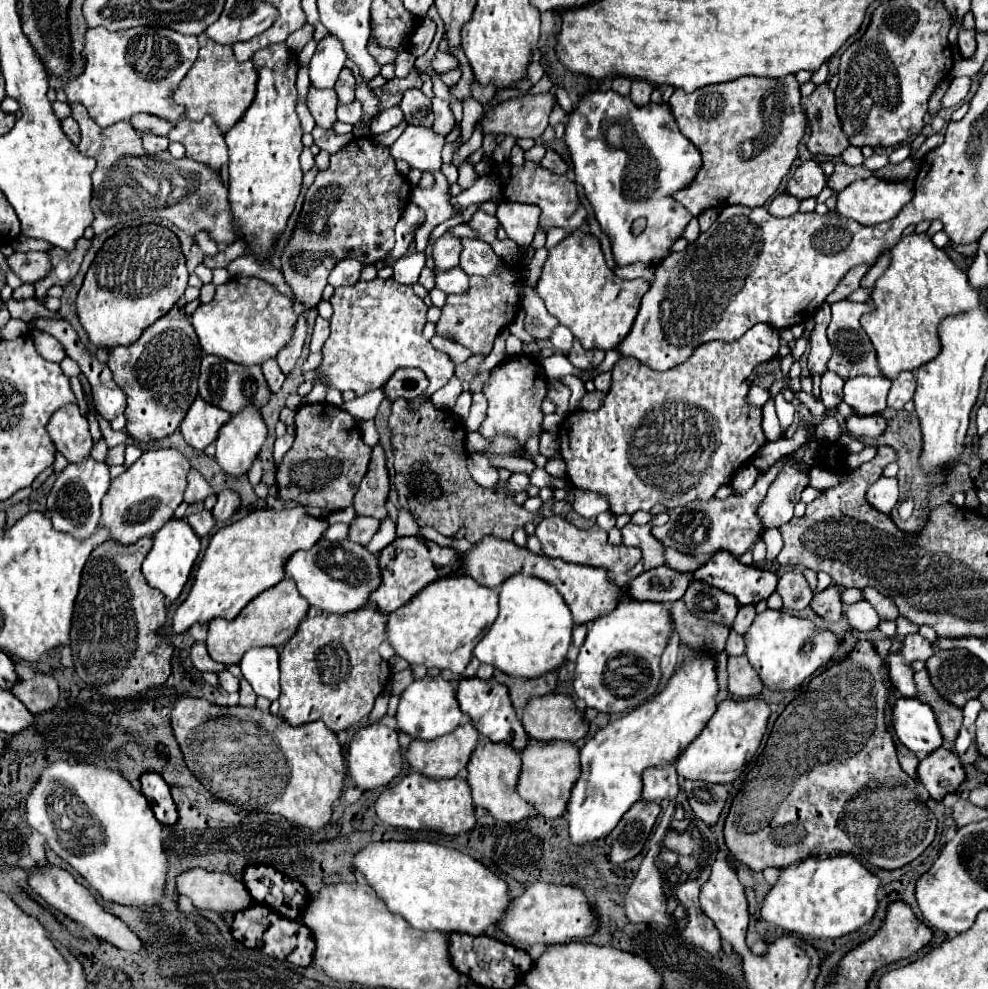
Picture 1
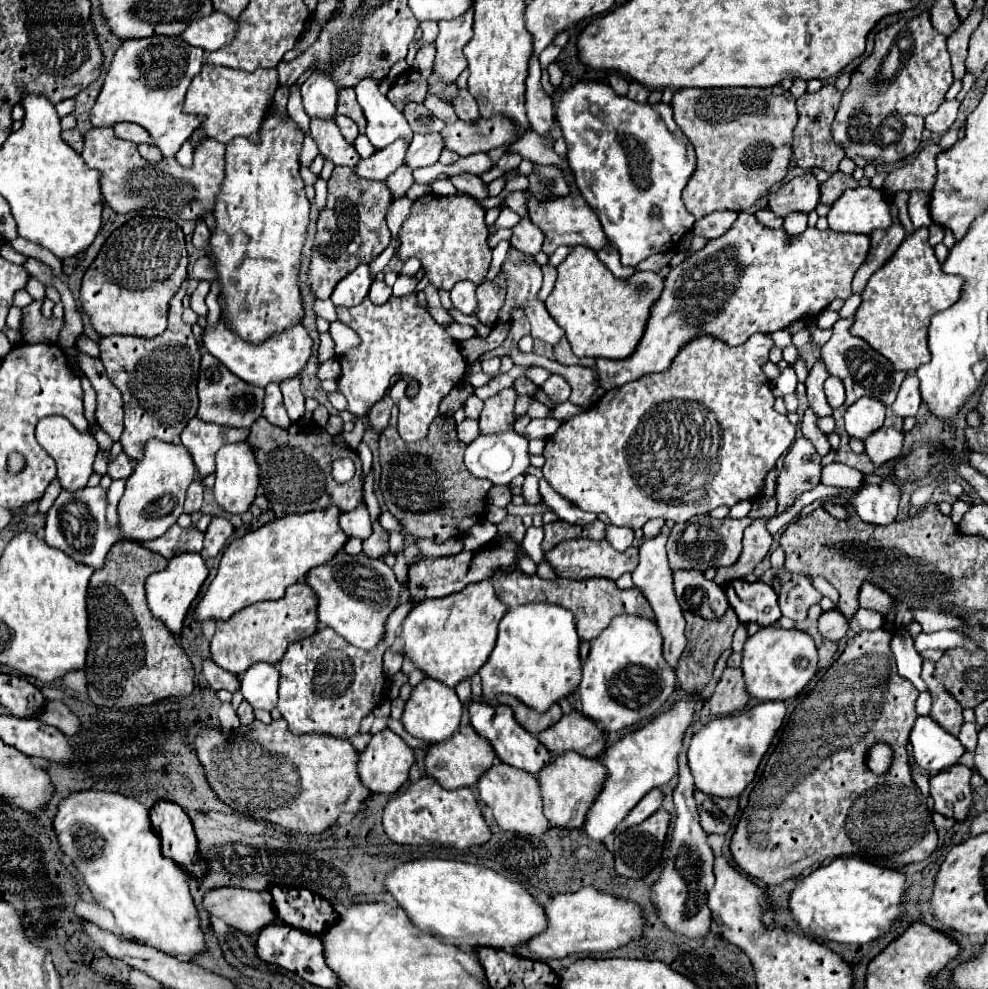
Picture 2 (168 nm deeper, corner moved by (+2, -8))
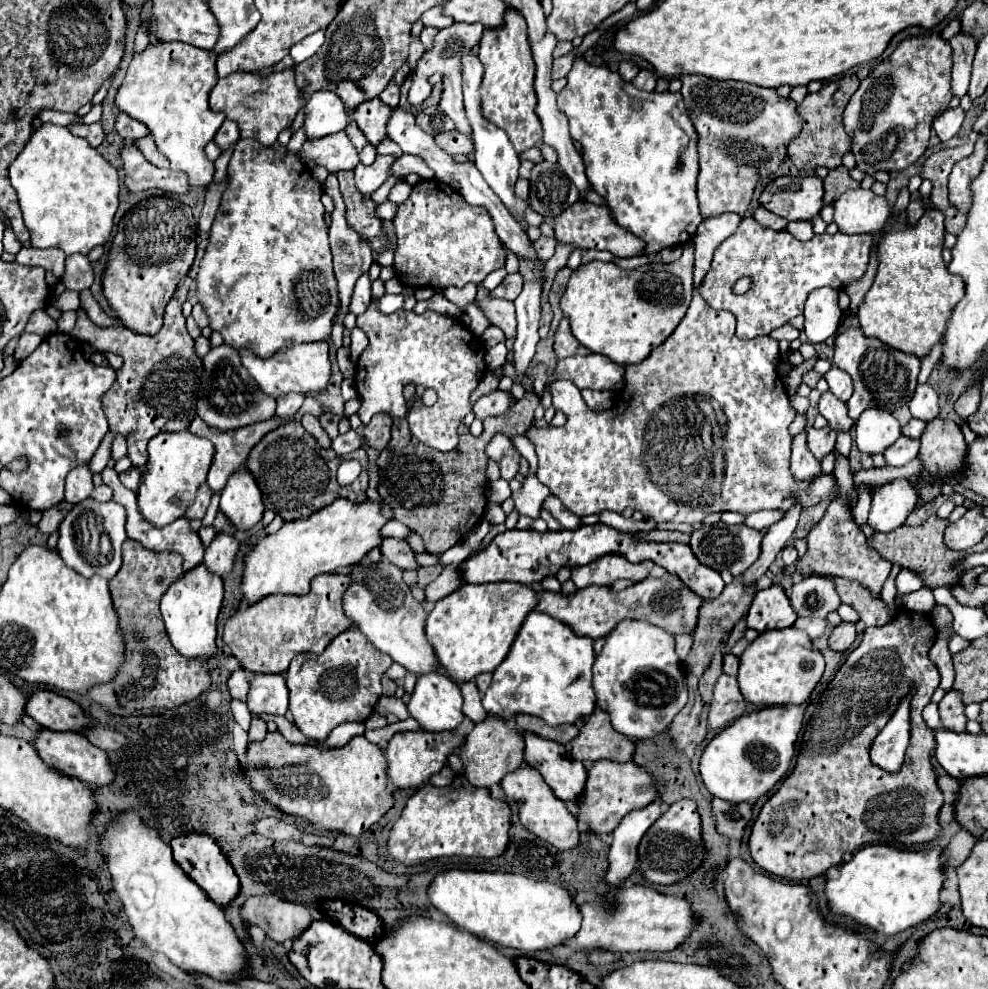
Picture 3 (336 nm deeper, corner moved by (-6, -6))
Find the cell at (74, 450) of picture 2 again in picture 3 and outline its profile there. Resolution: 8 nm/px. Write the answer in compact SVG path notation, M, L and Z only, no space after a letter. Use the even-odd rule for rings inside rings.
M79 464L75 466L65 480L65 502L79 502L91 496L93 492L93 472L89 464Z

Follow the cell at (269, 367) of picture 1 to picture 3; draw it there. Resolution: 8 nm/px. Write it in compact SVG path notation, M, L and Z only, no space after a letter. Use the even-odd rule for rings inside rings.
M291 392L291 394L279 396L277 398L277 416L279 418L293 418L297 414L297 410L301 408L303 398L305 396L299 394L299 392Z

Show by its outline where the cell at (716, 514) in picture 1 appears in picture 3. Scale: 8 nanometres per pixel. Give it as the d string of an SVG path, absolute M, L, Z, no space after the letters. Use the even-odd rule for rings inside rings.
M717 522L717 524L711 524L711 526L701 524L699 528L695 528L691 532L689 546L691 546L693 554L697 556L697 560L701 564L705 564L705 566L709 566L709 568L713 568L717 572L729 570L733 576L739 576L759 558L761 538L763 538L763 534L759 530L753 530L753 528L745 526L745 524L729 526L725 522Z

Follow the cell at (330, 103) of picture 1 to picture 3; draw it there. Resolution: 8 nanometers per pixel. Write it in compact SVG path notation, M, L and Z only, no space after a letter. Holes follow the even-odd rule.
M337 132L331 136L307 140L299 152L301 160L315 160L317 164L325 166L329 172L339 170L353 170L359 164L359 154L351 140L347 140L345 132Z

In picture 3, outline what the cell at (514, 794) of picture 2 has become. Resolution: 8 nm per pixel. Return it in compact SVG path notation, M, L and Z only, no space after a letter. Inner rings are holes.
M523 764L517 770L509 772L503 780L501 780L501 788L505 792L505 800L509 804L515 804L519 810L519 822L533 832L535 836L541 836L543 840L547 840L549 844L567 850L567 848L575 848L579 842L579 830L577 830L577 820L573 816L573 812L567 808L567 804L563 800L559 800L551 788L545 784L545 780L541 778L541 774Z

